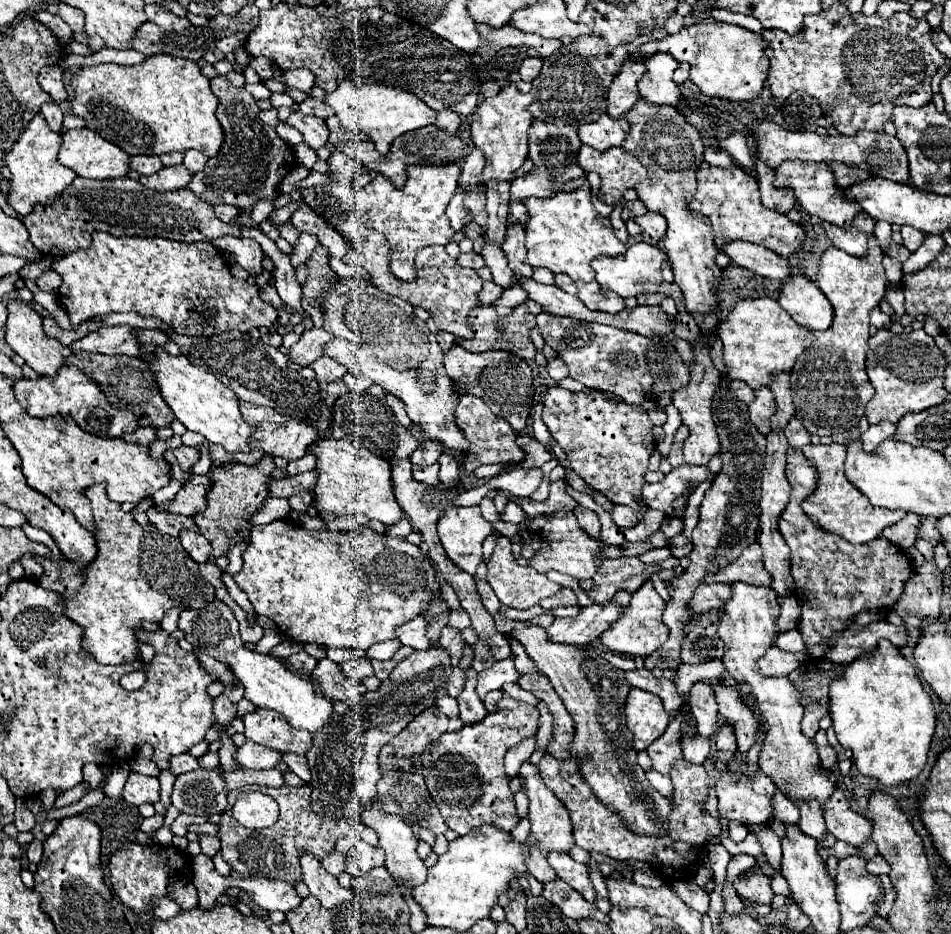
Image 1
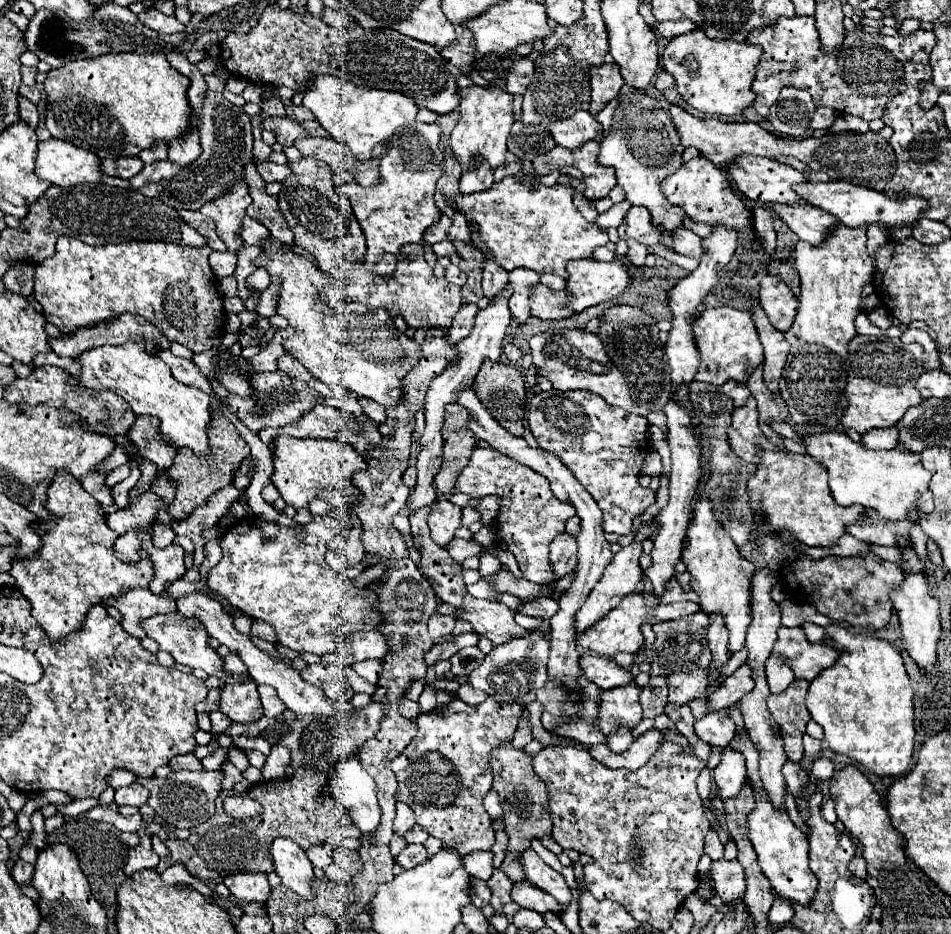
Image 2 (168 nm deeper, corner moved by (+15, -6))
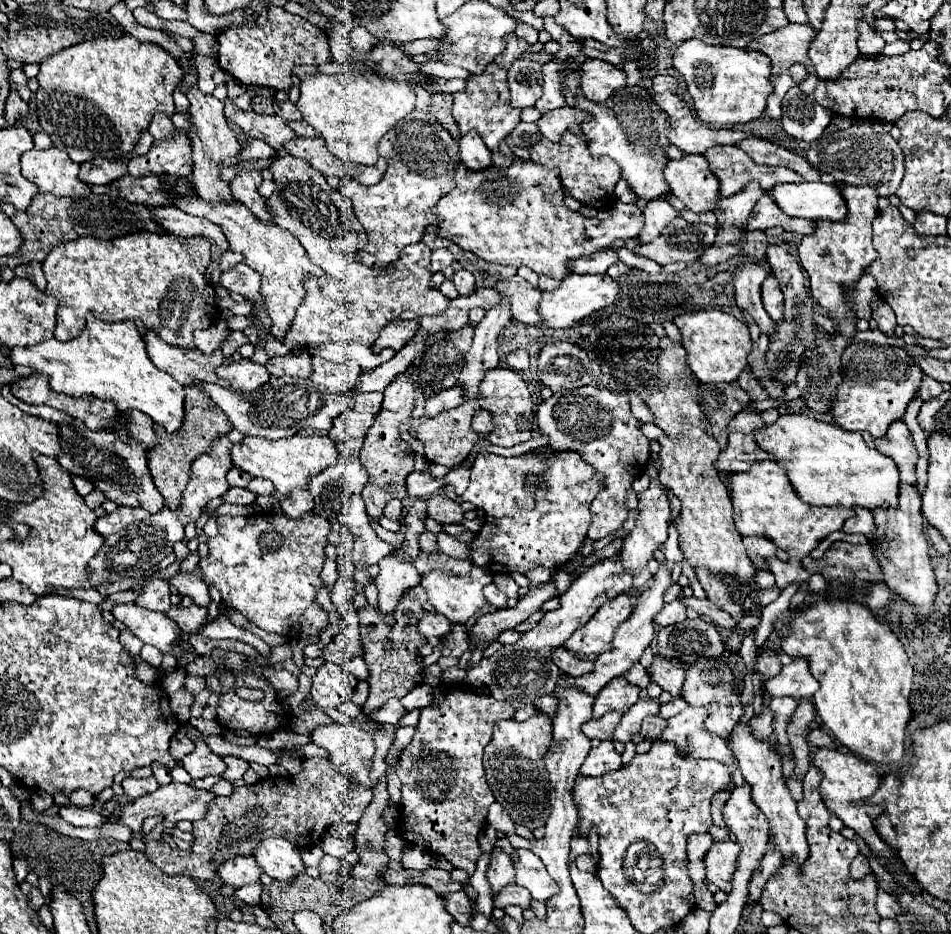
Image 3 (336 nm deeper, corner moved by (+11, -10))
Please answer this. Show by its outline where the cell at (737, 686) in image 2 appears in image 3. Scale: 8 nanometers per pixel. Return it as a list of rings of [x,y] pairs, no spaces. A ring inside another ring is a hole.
[[[689,706],[683,712],[667,718],[667,726],[663,728],[661,740],[673,742],[683,758],[693,758],[693,760],[705,758],[705,760],[717,760],[725,766],[733,766],[735,758],[725,742],[715,744],[711,742],[711,738],[699,738],[699,726],[703,726],[705,714],[707,714],[705,708]]]

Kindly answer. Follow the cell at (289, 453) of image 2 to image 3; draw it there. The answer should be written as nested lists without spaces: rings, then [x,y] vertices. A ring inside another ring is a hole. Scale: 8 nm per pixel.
[[[245,436],[241,444],[235,444],[231,448],[231,460],[237,468],[245,470],[251,476],[263,476],[273,482],[273,486],[287,496],[291,488],[305,488],[305,482],[309,476],[319,474],[329,466],[329,462],[337,460],[337,448],[335,442],[329,436],[289,436],[281,440],[267,440],[257,436]]]

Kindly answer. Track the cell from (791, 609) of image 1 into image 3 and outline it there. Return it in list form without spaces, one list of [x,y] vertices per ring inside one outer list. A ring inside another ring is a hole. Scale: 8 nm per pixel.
[[[655,654],[653,664],[647,668],[647,674],[663,690],[671,692],[673,696],[681,696],[681,686],[683,686],[683,680],[685,680],[685,672],[681,672],[675,664],[671,664],[669,658],[663,658],[663,656]]]

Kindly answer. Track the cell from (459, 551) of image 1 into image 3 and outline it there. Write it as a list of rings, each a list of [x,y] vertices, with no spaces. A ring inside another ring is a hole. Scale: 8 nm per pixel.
[[[435,494],[427,500],[427,514],[441,524],[455,524],[463,520],[463,508],[443,494]]]

